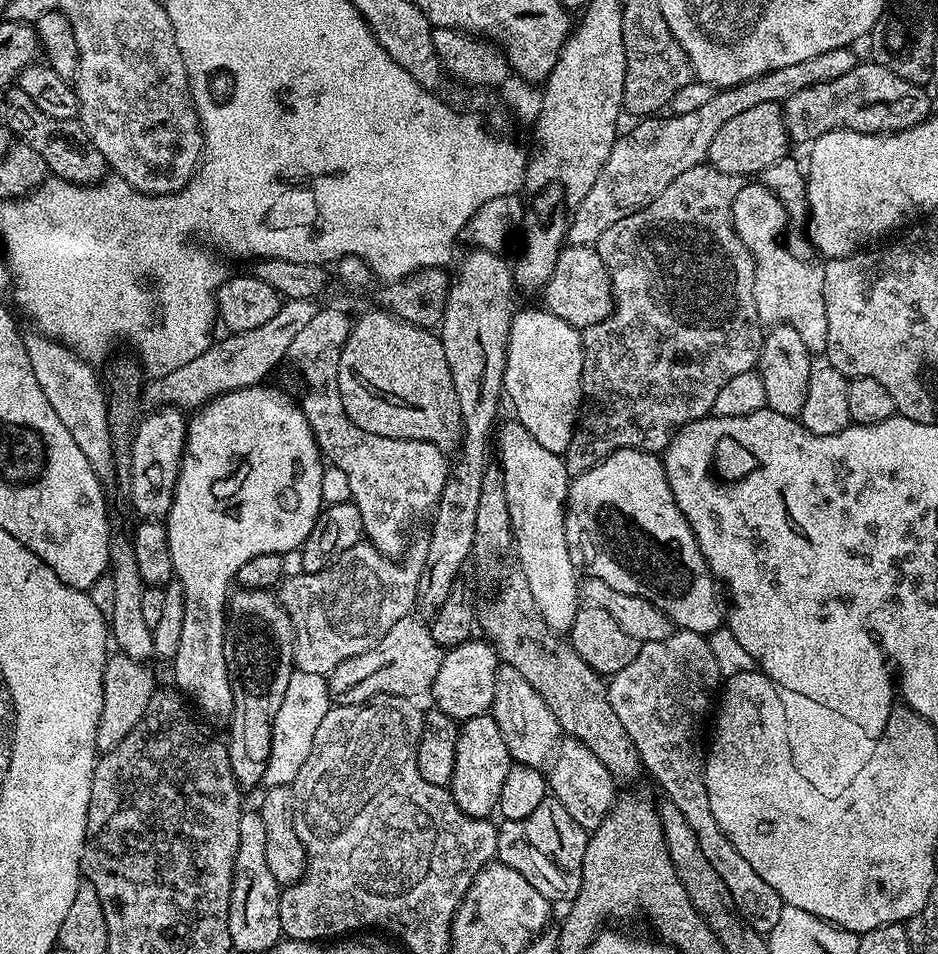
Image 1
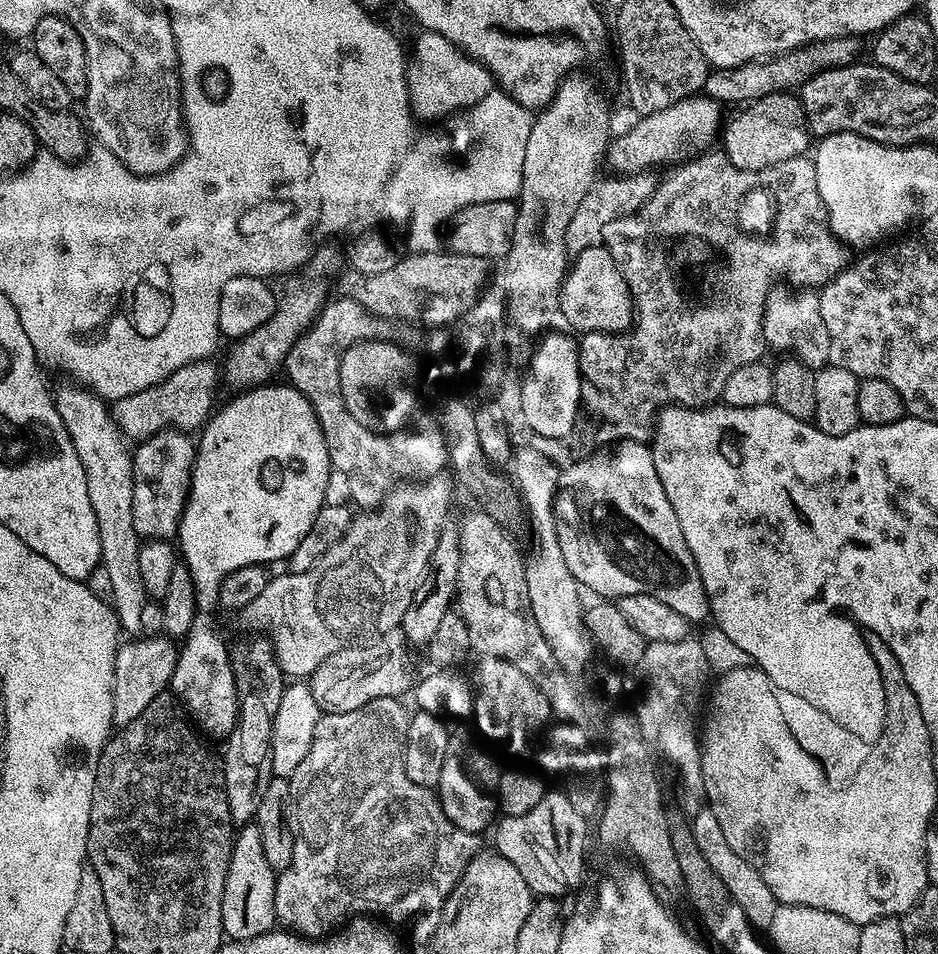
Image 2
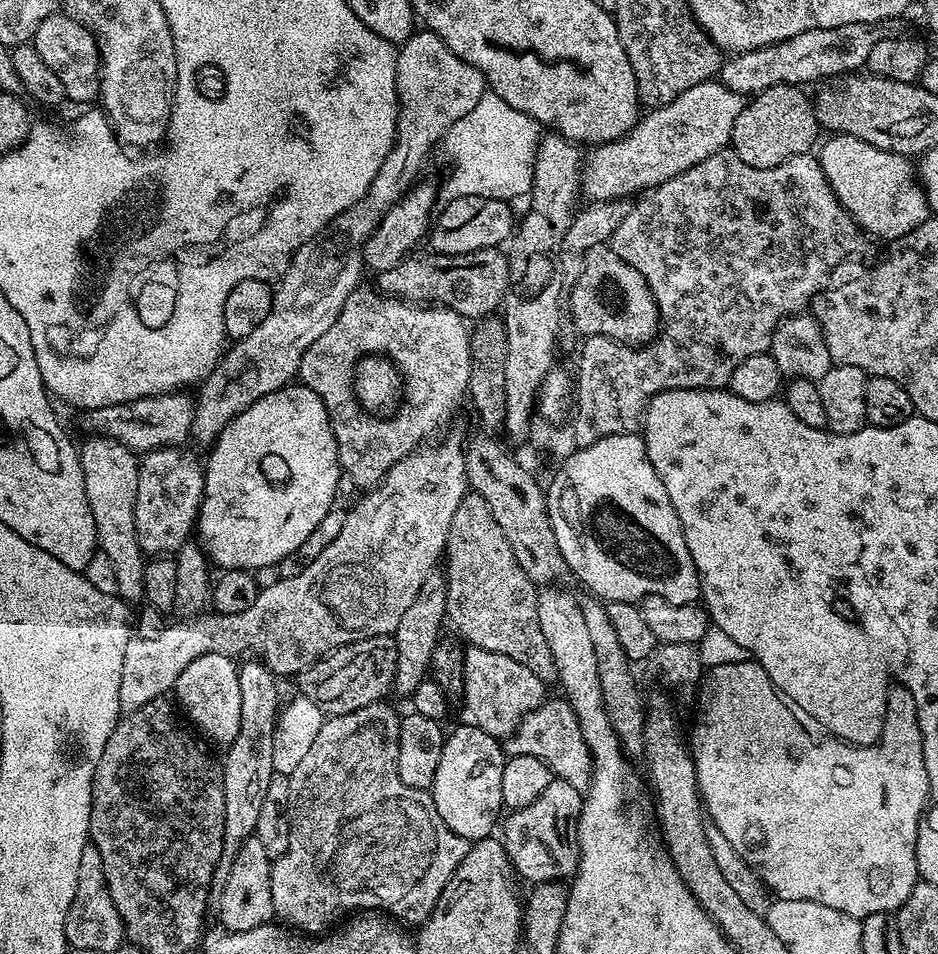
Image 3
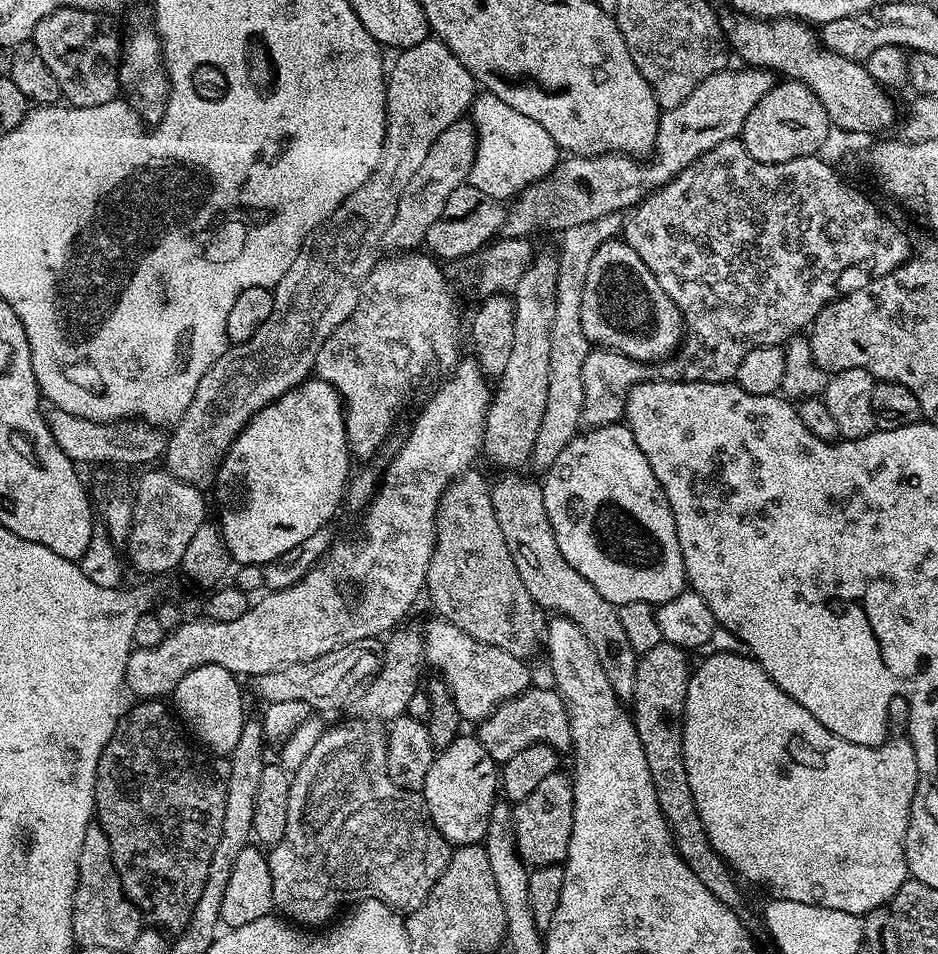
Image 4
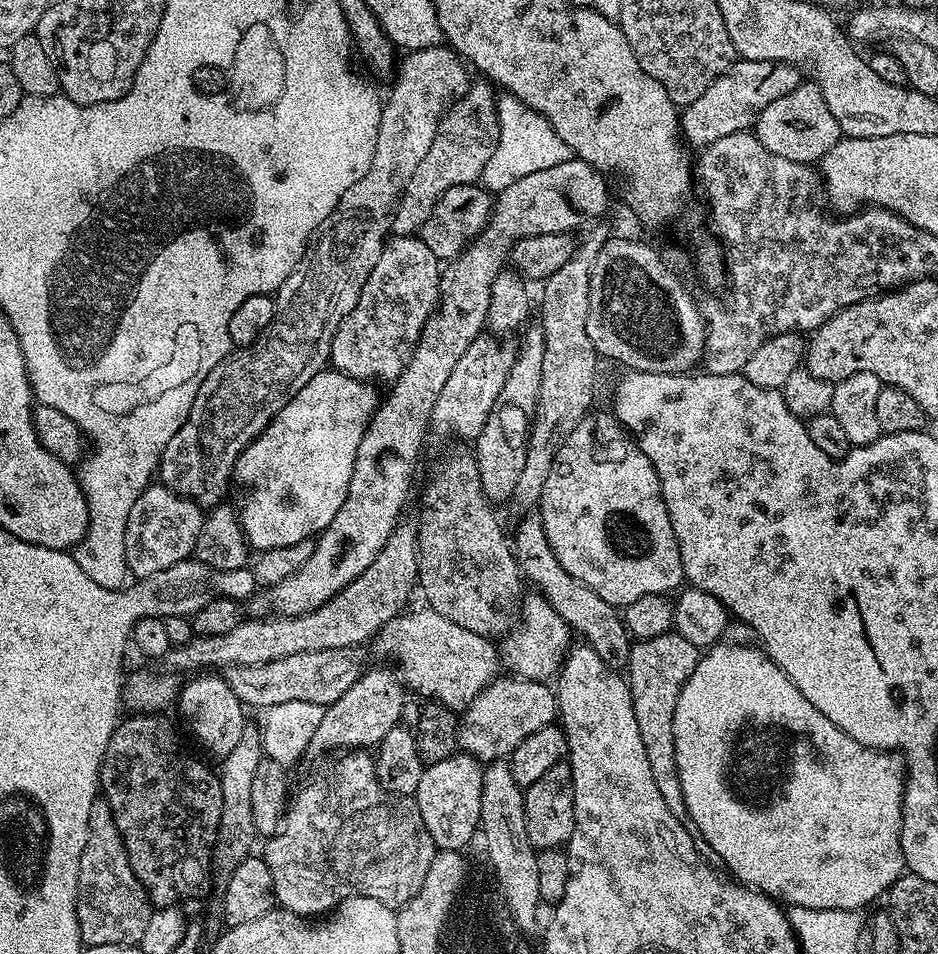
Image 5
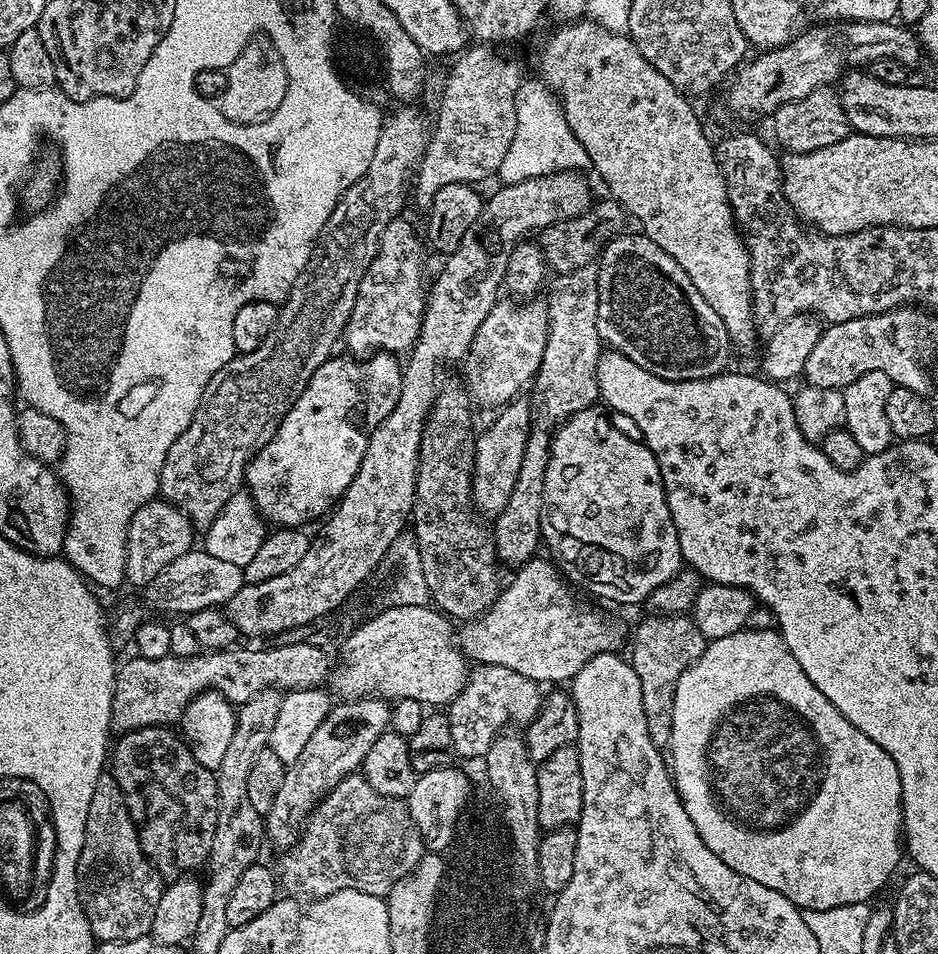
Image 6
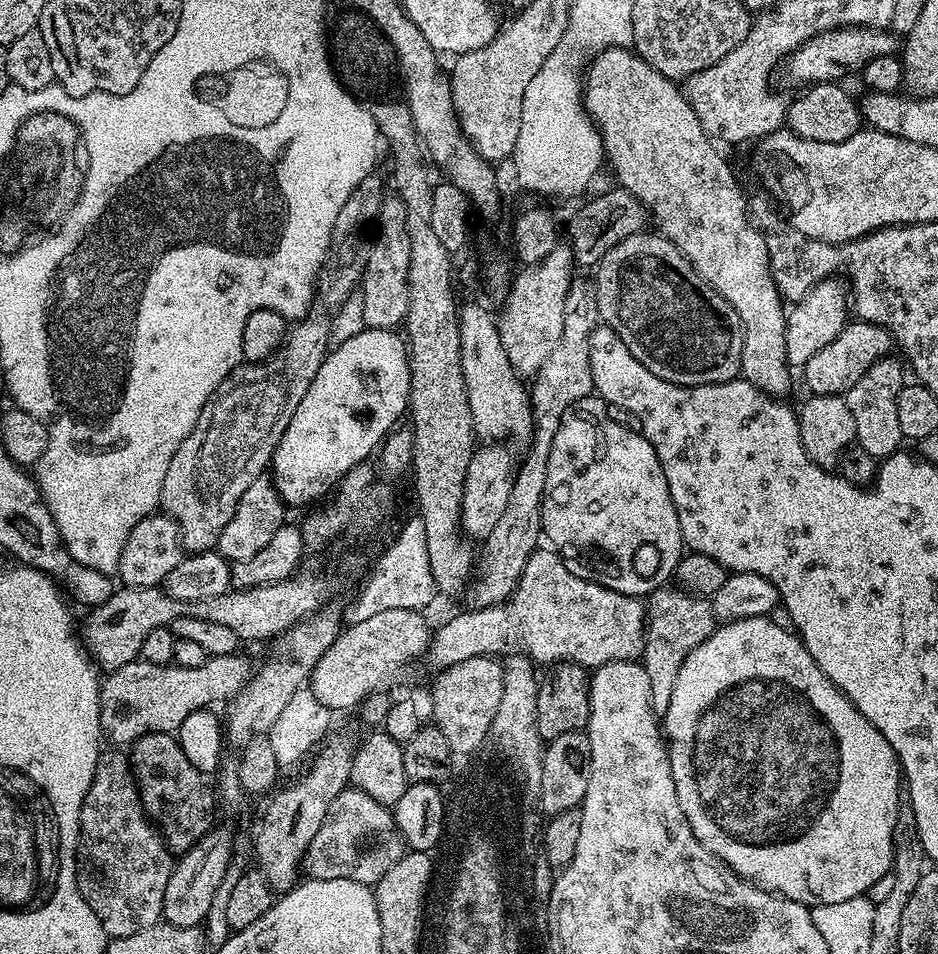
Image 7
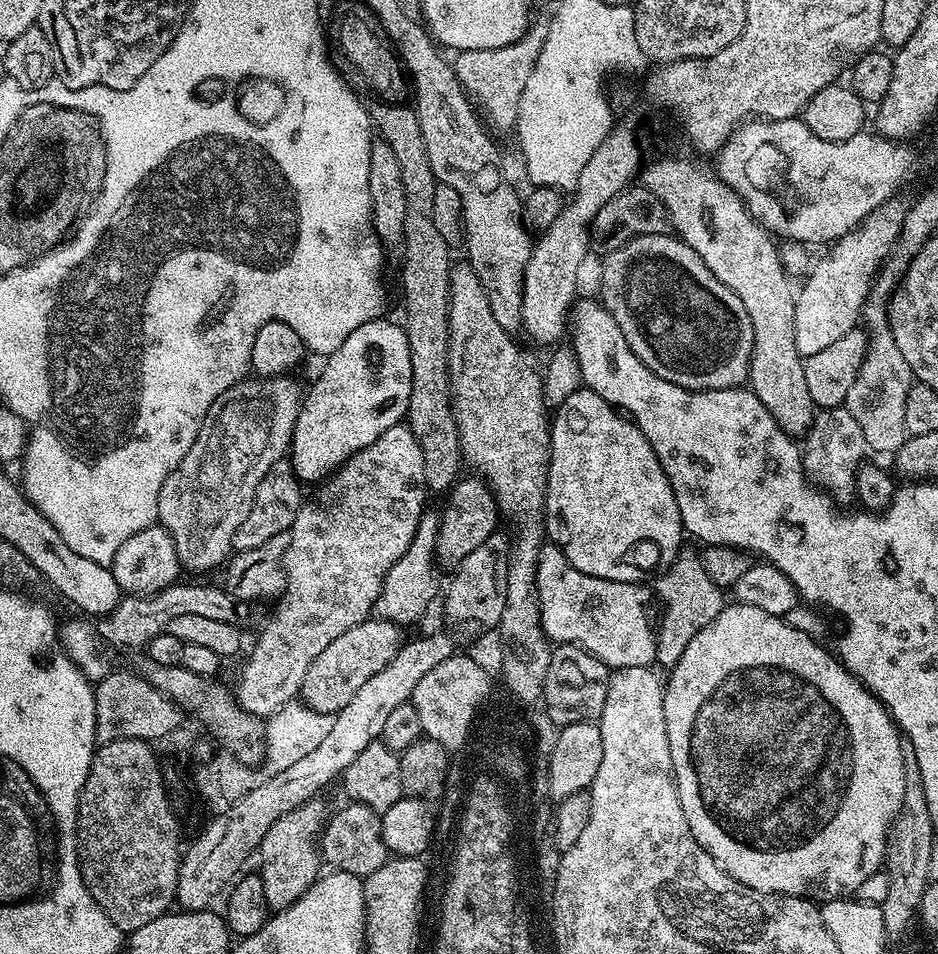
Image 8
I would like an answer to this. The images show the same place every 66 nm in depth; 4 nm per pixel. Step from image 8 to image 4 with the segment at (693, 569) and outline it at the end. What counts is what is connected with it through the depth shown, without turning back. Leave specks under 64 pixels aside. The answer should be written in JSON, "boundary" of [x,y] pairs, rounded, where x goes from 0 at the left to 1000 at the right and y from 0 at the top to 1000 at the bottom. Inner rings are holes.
{"boundary":[[[707,673],[697,677],[697,681],[686,684],[678,694],[678,714],[672,745],[678,757],[684,786],[689,790],[689,803],[693,803],[693,816],[699,825],[701,843],[706,845],[708,856],[712,858],[725,897],[768,944],[780,950],[786,947],[786,923],[778,917],[777,907],[755,882],[748,857],[744,857],[744,849],[740,845],[740,832],[736,832],[736,820],[731,816],[727,769],[736,708],[733,688],[735,684],[730,680]]]}

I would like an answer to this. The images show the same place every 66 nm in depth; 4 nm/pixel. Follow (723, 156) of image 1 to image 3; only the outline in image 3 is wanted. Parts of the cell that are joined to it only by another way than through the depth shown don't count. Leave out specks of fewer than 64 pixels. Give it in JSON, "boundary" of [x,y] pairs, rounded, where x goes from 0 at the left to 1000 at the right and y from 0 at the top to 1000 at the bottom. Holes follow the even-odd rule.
{"boundary":[[[846,88],[825,89],[803,100],[794,108],[791,119],[787,119],[787,128],[783,128],[778,152],[780,158],[787,161],[787,166],[791,166],[791,170],[805,176],[824,176],[842,166],[858,162],[865,156],[861,154],[869,149],[870,138],[872,139],[870,110],[857,96],[859,95],[856,91]]]}

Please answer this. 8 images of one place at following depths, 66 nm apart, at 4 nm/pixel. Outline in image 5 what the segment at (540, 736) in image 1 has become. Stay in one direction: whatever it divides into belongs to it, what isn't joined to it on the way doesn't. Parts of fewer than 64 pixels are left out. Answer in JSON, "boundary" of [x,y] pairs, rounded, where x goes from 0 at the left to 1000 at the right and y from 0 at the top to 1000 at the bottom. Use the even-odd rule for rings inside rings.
{"boundary":[[[449,635],[445,642],[432,639],[421,646],[405,659],[399,675],[405,678],[407,687],[419,688],[426,695],[425,703],[438,724],[440,721],[456,730],[452,732],[459,732],[483,744],[499,742],[512,724],[535,704],[534,684],[521,668],[505,665],[488,656],[488,652],[480,652],[480,648],[455,635]]]}

